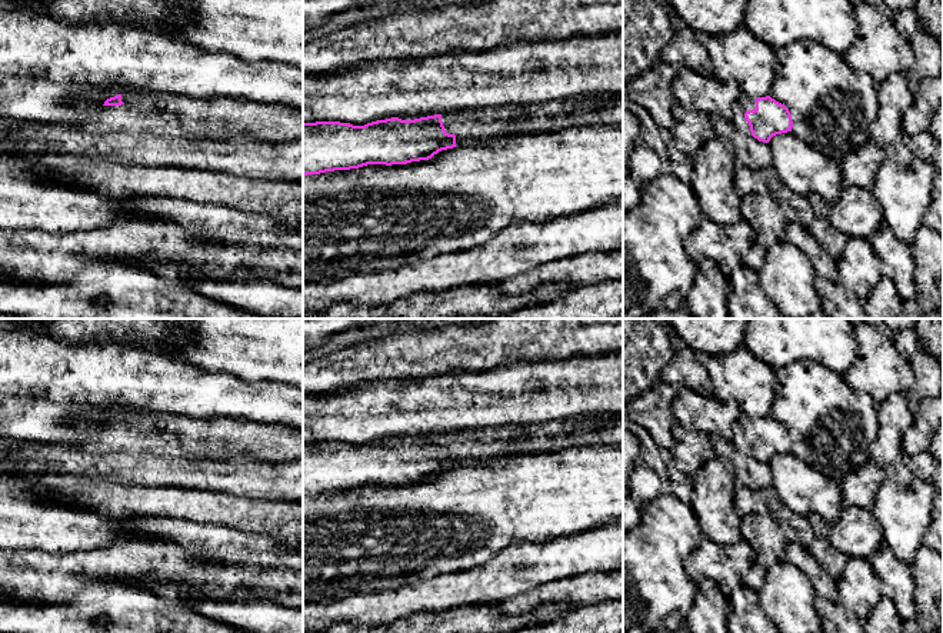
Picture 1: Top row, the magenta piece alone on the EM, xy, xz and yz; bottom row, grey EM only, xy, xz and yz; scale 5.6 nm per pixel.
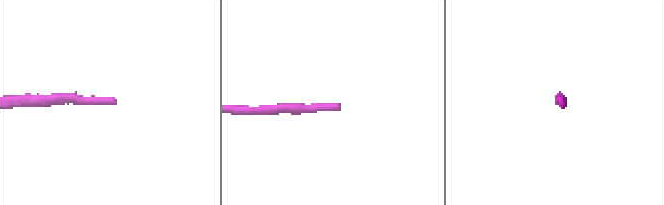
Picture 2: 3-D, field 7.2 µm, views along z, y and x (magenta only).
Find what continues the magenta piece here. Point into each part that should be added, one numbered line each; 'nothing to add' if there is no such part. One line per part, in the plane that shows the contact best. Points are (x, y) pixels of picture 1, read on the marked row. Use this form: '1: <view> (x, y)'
1: yz (745, 103)

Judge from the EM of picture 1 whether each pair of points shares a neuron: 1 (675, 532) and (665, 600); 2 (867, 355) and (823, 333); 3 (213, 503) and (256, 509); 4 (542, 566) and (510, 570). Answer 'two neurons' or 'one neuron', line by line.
1: one neuron
2: two neurons
3: one neuron
4: one neuron

